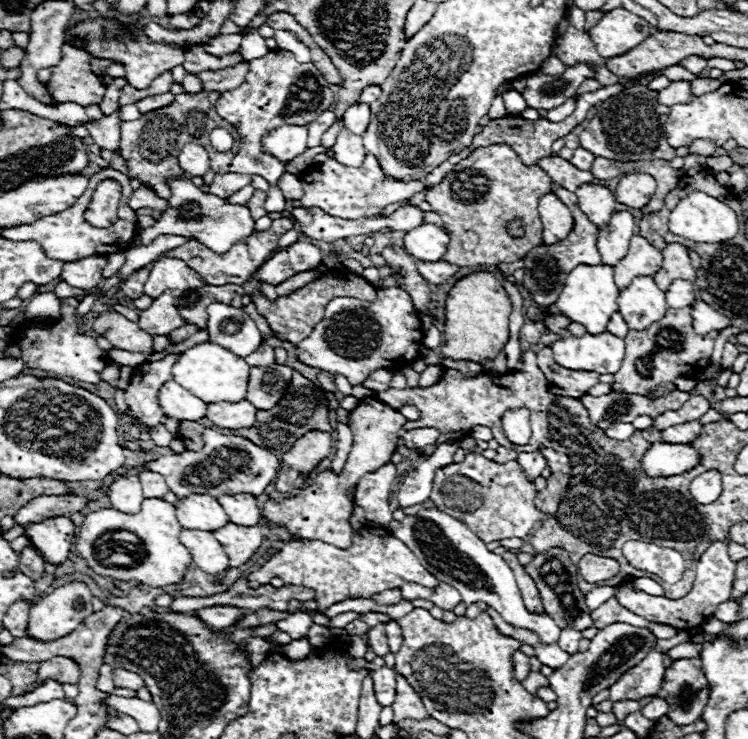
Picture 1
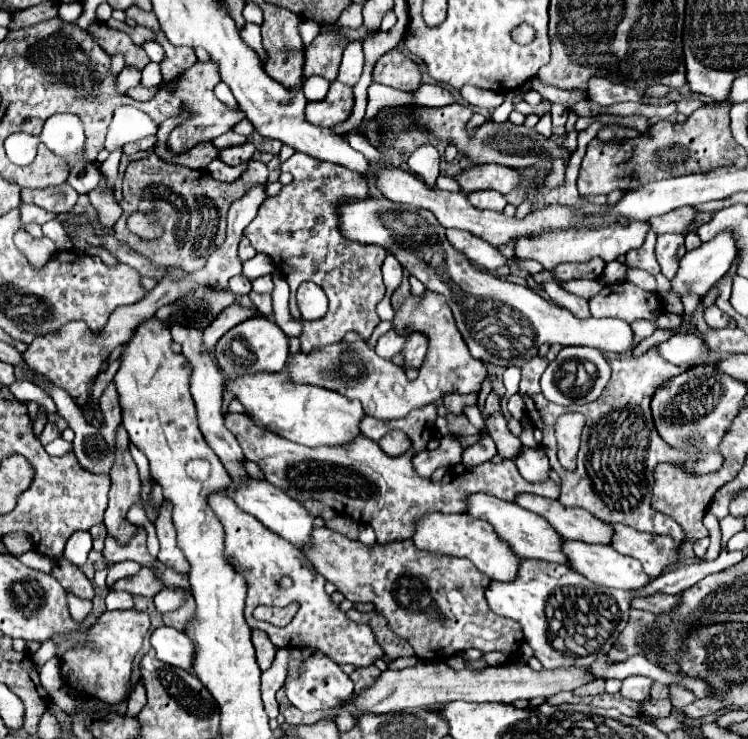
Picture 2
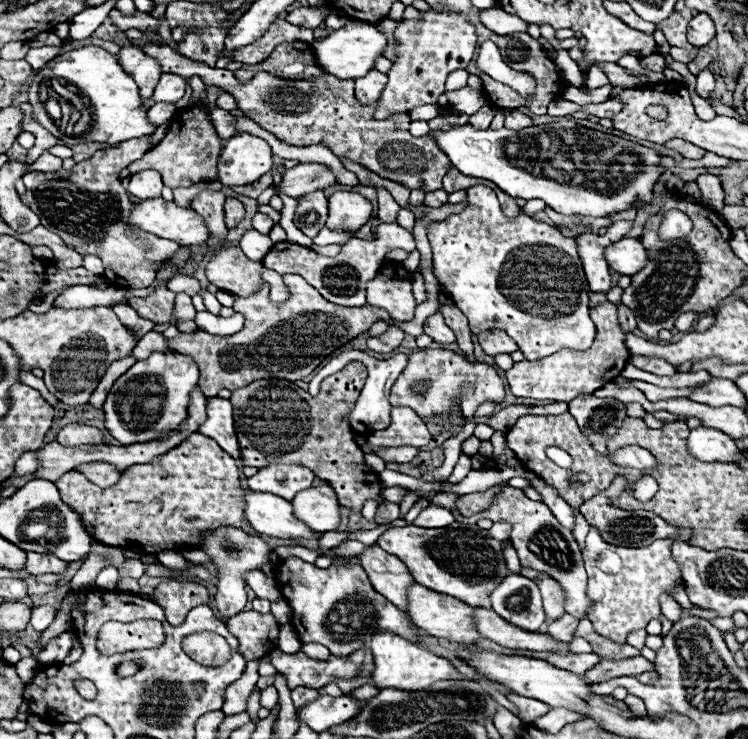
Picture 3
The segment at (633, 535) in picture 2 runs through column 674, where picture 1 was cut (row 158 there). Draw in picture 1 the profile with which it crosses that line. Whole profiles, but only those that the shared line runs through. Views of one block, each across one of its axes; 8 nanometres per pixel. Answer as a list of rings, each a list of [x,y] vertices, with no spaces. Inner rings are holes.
[[[546,156],[542,160],[538,160],[538,166],[562,188],[566,190],[572,190],[576,192],[576,188],[580,184],[586,184],[586,182],[592,182],[594,176],[592,172],[584,172],[584,170],[578,170],[576,166],[572,166],[568,160],[562,160],[558,156]]]

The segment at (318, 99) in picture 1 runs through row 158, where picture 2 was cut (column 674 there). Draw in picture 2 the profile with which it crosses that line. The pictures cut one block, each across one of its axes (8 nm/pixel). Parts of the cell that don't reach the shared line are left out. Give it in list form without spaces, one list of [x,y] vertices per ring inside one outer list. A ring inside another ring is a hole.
[[[688,232],[684,234],[662,234],[658,236],[658,244],[656,244],[656,258],[658,264],[662,268],[662,274],[672,280],[672,276],[676,276],[676,268],[680,258],[684,256],[686,248],[684,248],[684,238]]]

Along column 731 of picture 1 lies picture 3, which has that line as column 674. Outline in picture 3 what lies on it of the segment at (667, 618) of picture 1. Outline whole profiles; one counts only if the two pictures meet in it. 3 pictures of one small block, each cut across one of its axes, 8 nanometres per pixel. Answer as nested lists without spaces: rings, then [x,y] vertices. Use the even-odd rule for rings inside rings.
[[[590,526],[582,554],[588,570],[588,596],[594,602],[588,618],[600,636],[624,644],[630,632],[646,628],[650,620],[662,616],[660,596],[674,596],[682,582],[682,568],[672,558],[672,544],[674,540],[654,540],[642,548],[622,548],[604,542],[598,530]]]

